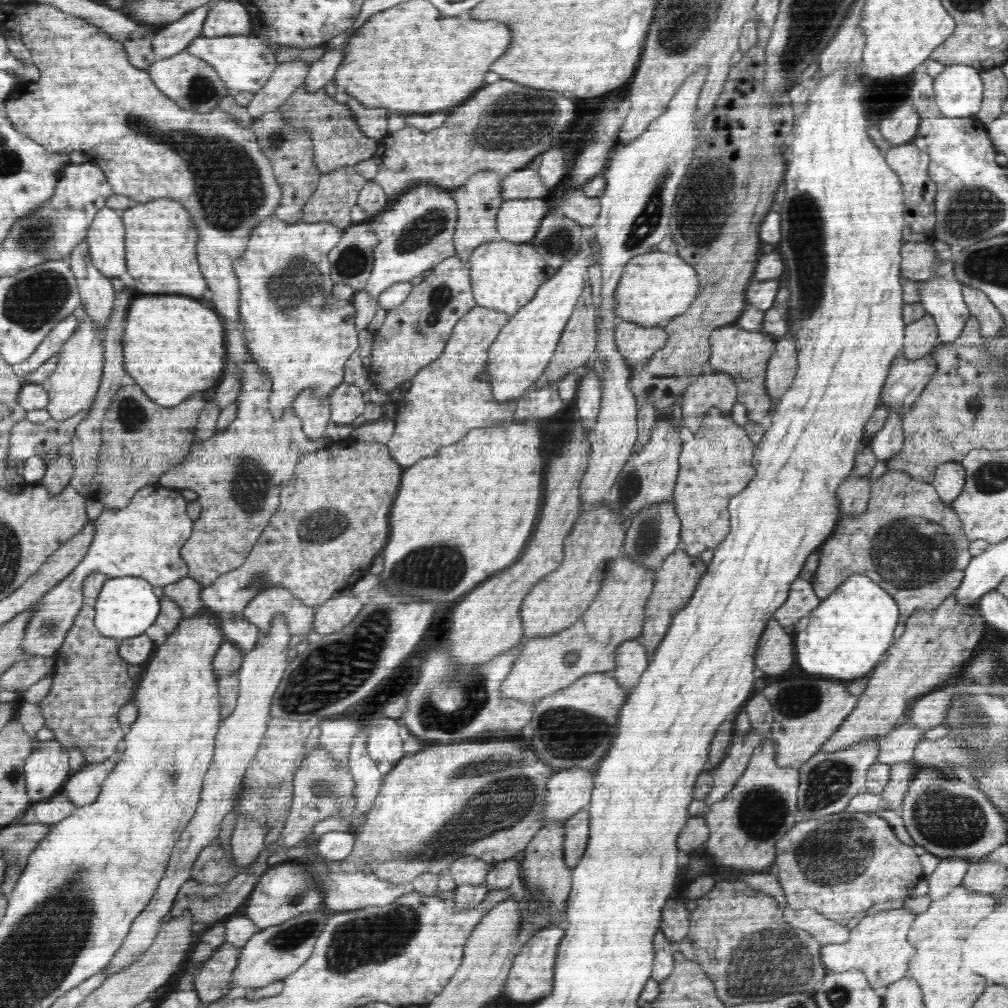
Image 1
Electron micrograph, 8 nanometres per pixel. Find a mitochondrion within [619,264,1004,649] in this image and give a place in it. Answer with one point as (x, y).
(907, 552)

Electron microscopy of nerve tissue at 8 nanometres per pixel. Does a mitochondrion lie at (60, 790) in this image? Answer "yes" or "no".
no

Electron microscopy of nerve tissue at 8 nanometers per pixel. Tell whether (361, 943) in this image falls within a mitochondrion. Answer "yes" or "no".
yes

